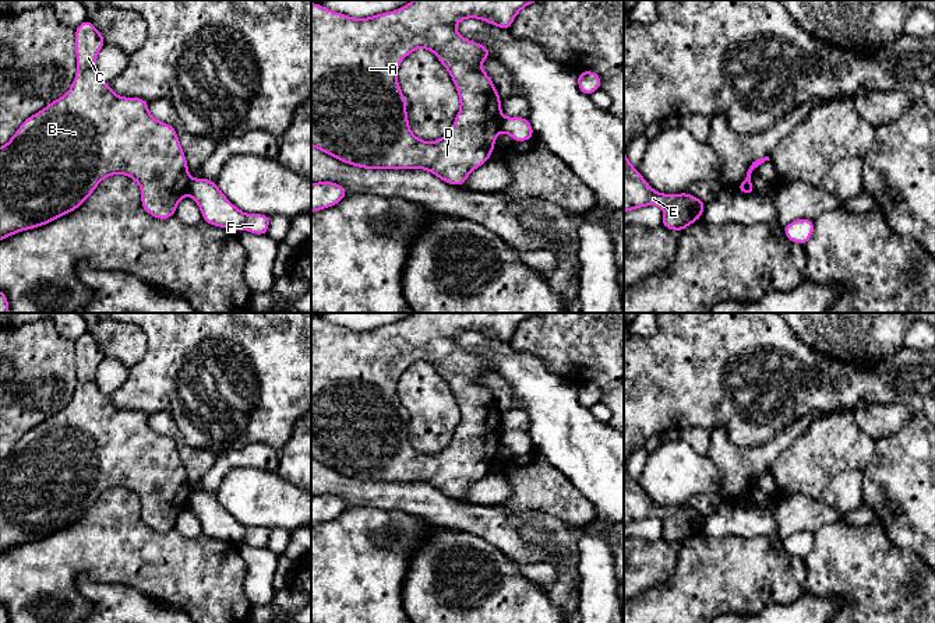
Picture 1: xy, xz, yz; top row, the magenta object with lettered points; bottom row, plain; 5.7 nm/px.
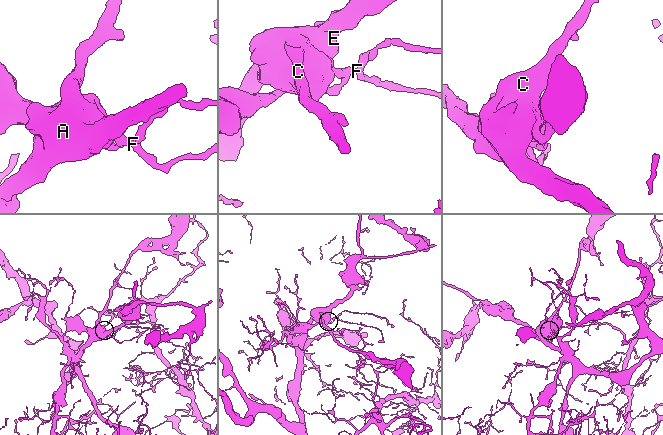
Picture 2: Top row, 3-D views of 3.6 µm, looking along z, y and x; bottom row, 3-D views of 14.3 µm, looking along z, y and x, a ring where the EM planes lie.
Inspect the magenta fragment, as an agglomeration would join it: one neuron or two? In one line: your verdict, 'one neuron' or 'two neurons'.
two neurons

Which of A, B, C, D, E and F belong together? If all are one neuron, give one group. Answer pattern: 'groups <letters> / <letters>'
groups A B C D E / F

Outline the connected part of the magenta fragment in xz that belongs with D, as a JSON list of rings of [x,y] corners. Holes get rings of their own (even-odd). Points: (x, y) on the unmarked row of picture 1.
[[[413,313],[395,324],[368,331],[353,331],[311,316],[311,460],[361,482],[426,482],[451,499],[463,499],[470,485],[486,476],[494,465],[502,425],[501,409],[491,390],[481,383],[481,374],[493,370],[493,366],[484,358],[462,351],[455,338],[466,331],[477,331],[509,344],[516,327],[536,314],[540,313]],[[419,360],[437,367],[461,412],[452,440],[441,453],[431,455],[410,444],[406,411],[396,390],[402,373]]]

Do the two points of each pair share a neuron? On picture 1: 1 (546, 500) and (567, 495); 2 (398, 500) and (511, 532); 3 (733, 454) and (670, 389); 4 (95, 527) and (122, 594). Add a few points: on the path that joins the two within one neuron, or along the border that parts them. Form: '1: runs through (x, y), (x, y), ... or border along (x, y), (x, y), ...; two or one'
1: runs through (551, 495), (561, 495); one
2: runs through (426, 502), (443, 511), (483, 521); one
3: border along (708, 429), (722, 426), (727, 437), (738, 444); two
4: border along (85, 576), (105, 583), (124, 583), (148, 597); two

